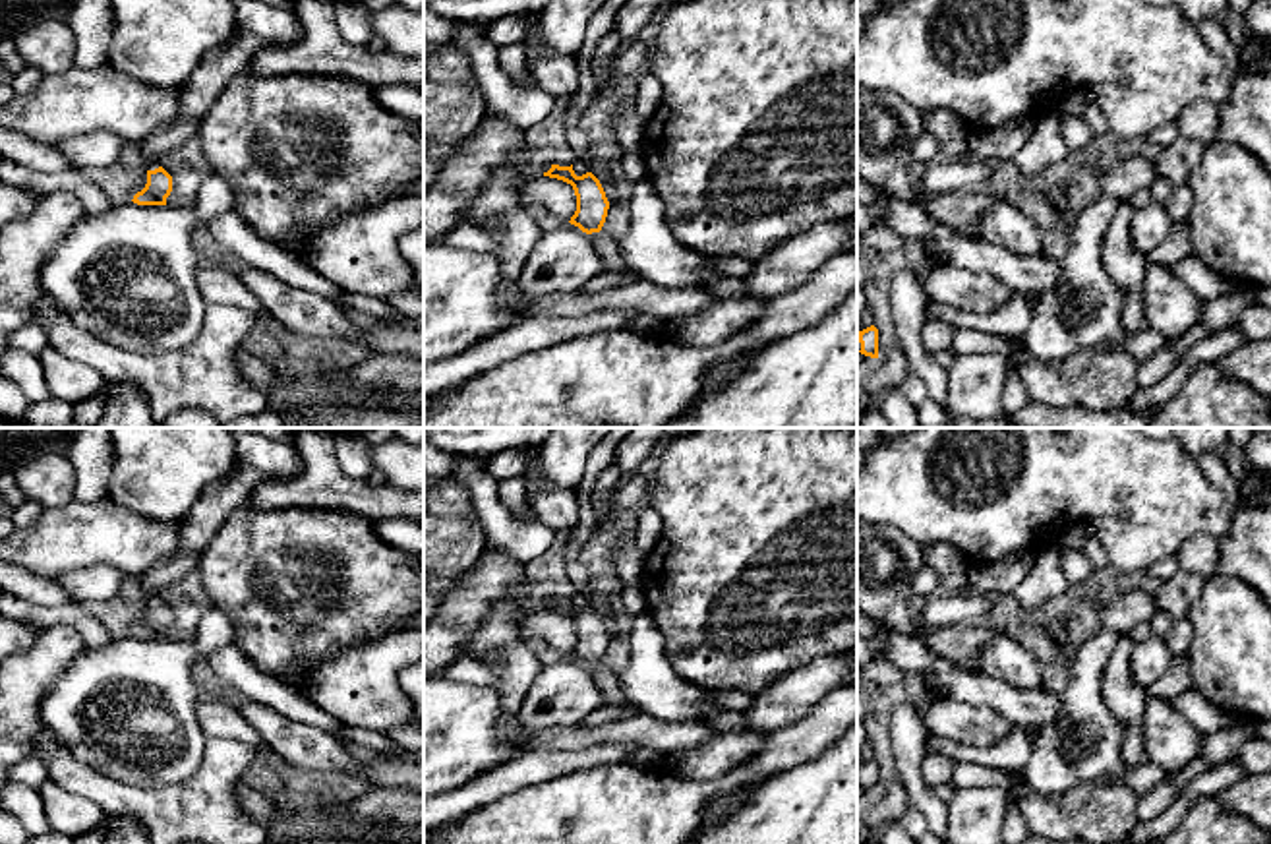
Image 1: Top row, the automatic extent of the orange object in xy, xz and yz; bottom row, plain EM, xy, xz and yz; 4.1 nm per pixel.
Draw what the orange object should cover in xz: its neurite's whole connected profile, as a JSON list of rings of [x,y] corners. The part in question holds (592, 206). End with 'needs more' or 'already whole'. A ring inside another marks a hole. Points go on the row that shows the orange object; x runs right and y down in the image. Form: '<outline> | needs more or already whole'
[[[551,165],[551,168],[544,172],[544,176],[557,178],[573,186],[576,196],[576,211],[569,223],[590,236],[596,254],[602,259],[602,275],[627,273],[629,265],[619,254],[615,238],[607,236],[602,230],[607,217],[609,201],[600,180],[592,172],[576,176],[573,165]]] | needs more

